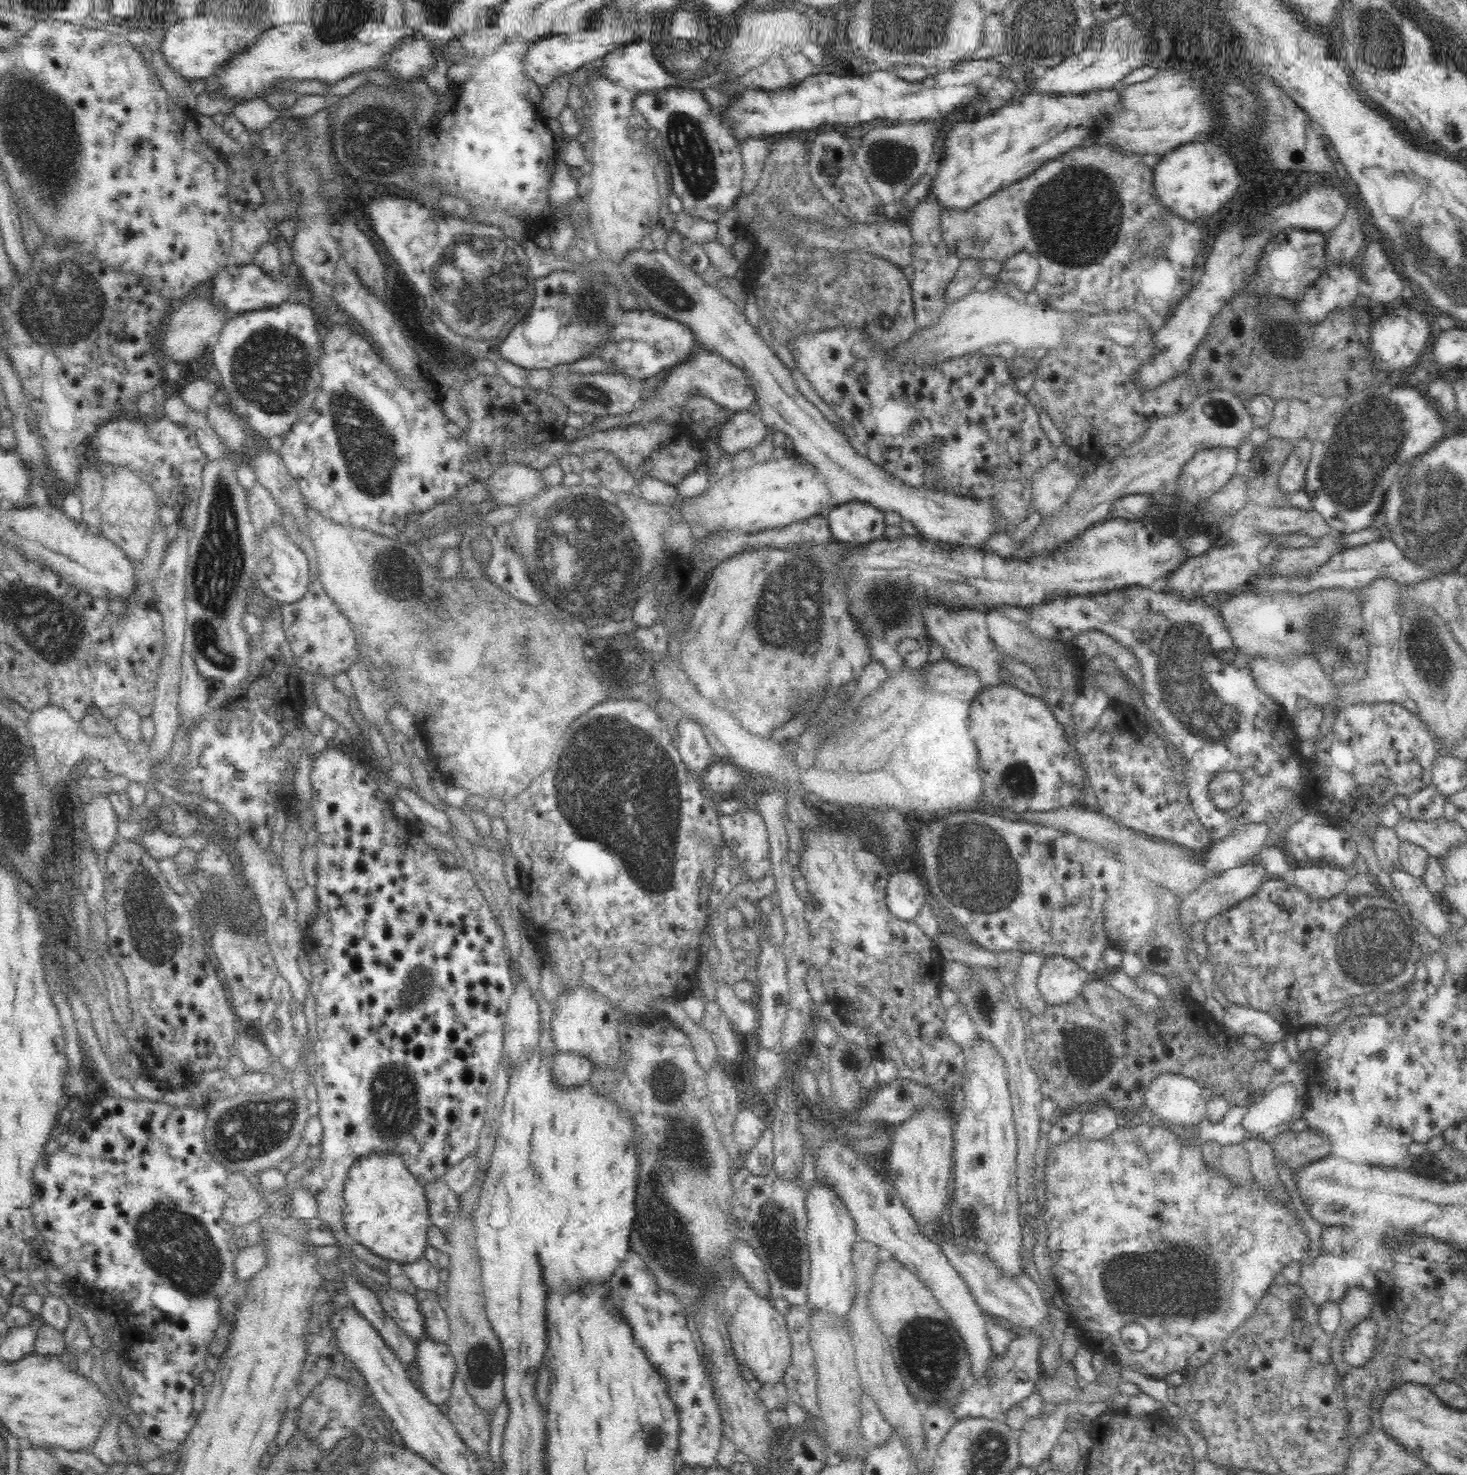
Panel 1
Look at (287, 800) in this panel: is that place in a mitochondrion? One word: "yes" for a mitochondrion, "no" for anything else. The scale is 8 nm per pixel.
no

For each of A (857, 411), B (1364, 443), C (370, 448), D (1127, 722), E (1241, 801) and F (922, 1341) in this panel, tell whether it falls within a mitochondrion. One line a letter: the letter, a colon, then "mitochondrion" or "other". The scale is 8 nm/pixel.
A: other
B: mitochondrion
C: mitochondrion
D: other
E: other
F: mitochondrion

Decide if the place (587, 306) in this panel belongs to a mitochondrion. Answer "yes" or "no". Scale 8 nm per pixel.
yes

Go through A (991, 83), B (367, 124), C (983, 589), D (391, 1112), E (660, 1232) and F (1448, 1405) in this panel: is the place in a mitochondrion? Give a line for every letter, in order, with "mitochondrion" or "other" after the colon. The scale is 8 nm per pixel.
A: other
B: mitochondrion
C: other
D: mitochondrion
E: mitochondrion
F: other

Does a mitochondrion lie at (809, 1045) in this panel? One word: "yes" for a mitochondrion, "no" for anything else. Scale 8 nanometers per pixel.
no

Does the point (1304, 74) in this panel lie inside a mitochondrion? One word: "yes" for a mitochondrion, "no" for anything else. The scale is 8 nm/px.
no

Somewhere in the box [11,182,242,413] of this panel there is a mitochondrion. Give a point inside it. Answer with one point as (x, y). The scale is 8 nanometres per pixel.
(61, 309)

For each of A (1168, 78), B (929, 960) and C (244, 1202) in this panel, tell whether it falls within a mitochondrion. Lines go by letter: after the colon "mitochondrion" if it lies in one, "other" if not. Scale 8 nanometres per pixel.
A: other
B: other
C: other

